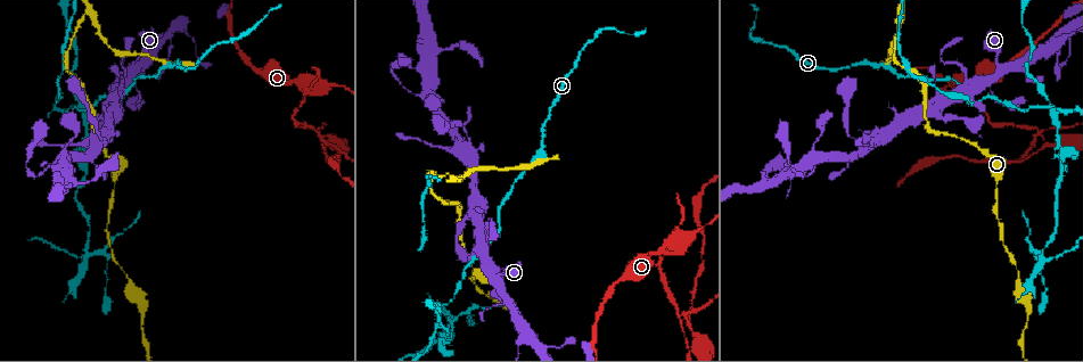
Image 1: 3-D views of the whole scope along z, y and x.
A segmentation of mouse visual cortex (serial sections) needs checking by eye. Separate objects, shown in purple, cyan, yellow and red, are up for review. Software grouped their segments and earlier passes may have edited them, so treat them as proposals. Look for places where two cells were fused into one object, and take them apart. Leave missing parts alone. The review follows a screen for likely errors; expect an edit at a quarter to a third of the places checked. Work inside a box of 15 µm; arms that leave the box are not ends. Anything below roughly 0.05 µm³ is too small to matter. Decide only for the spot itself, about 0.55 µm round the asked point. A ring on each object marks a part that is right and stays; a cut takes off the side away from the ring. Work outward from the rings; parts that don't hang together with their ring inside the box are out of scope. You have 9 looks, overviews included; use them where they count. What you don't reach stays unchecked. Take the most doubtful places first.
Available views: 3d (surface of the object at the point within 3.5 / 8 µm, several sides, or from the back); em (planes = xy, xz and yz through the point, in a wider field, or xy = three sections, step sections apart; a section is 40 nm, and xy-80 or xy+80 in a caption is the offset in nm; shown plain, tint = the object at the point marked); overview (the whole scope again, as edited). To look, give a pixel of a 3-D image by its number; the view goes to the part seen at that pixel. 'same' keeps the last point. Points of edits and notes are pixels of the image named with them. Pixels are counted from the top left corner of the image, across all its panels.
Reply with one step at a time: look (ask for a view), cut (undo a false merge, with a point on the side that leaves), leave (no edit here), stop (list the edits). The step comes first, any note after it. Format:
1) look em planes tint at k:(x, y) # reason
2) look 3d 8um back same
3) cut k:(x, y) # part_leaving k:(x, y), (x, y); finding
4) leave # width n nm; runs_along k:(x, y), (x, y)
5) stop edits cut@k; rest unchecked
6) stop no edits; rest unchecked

look 3d 3.5um at 1:(1049, 108) # four arms meet

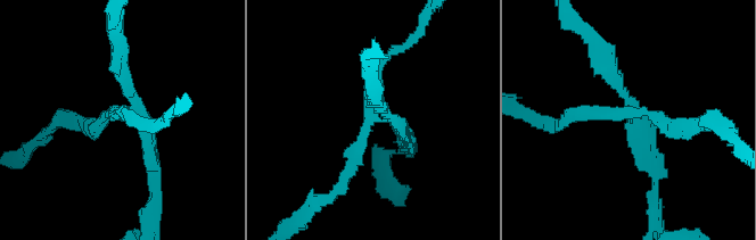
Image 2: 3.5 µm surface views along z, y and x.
look em xy step 5 tint at 2:(380, 119) # arms 4; arm_widths 150, 200, 200, 200 nm; shape alone is not enough

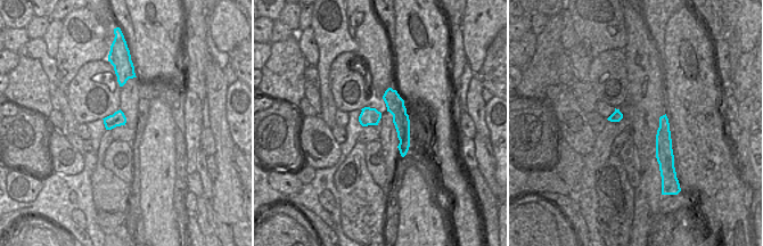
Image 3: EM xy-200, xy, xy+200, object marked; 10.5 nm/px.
look em xy step 2 tint same # another direction

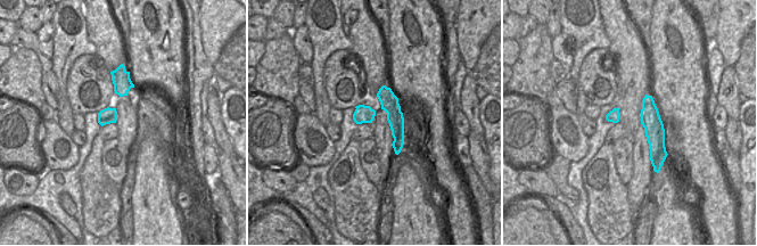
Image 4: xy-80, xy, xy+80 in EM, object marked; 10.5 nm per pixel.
cut 2:(635, 145) # part_leaving 2:(388, 122), (402, 130), (405, 145); two cells meet here

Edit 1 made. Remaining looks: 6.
look 3d 3.5um back at 1:(682, 241) # thick turns thin

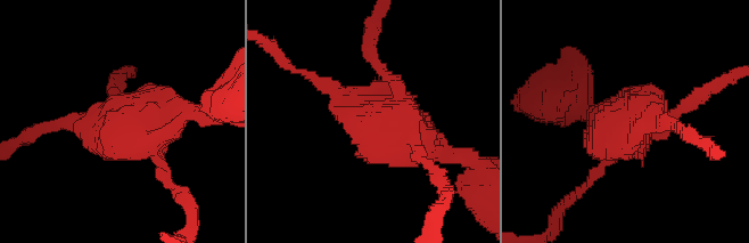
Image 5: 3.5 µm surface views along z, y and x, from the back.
look em xy step 2 tint at 5:(626, 123)

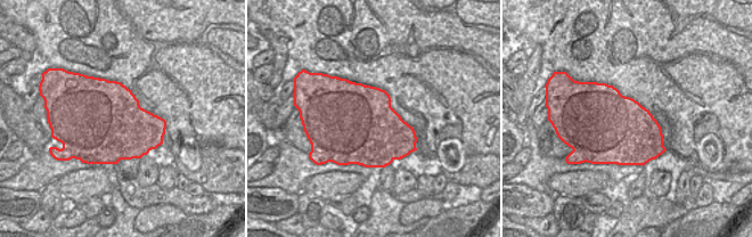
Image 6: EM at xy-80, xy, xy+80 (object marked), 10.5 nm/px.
cut 5:(697, 90) # part_leaving 5:(157, 159), (189, 201), (192, 226); two cells meet here

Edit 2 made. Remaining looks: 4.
look overview # see it whole again

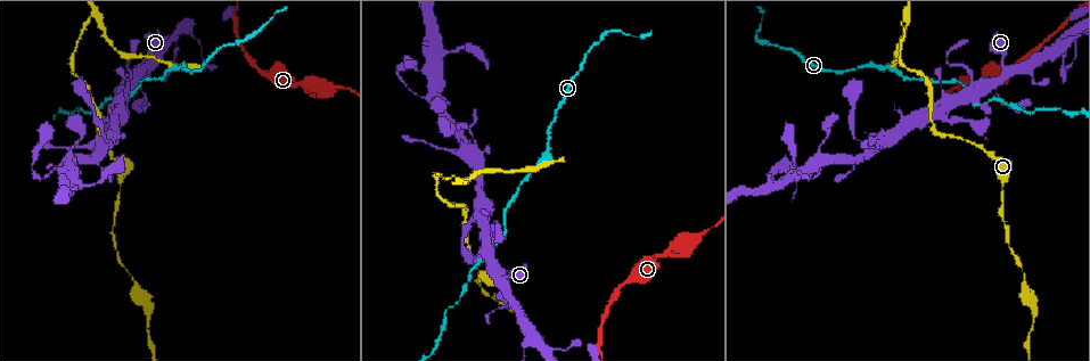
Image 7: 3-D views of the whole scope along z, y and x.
look 3d 3.5um at 7:(627, 282) # calibre changes

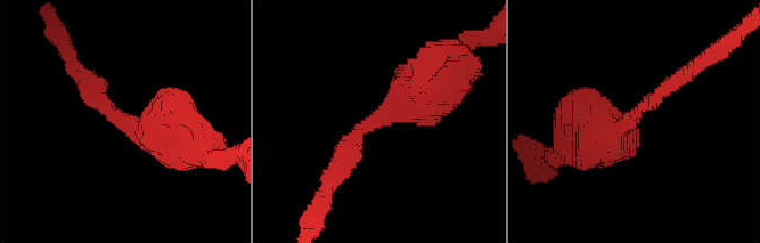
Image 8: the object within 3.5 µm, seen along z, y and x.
look em planes plain at 8:(124, 118) # arm_widths 200, 600 nm

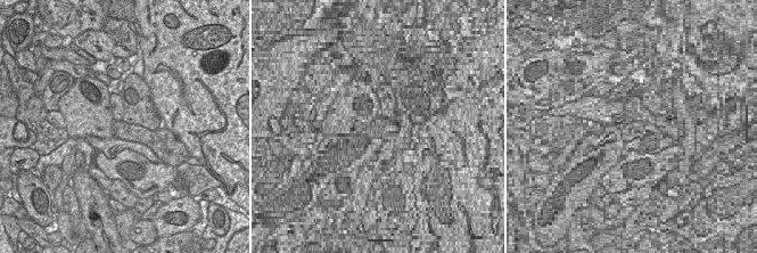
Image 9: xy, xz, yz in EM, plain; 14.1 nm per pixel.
look em planes tint same # with the object marked

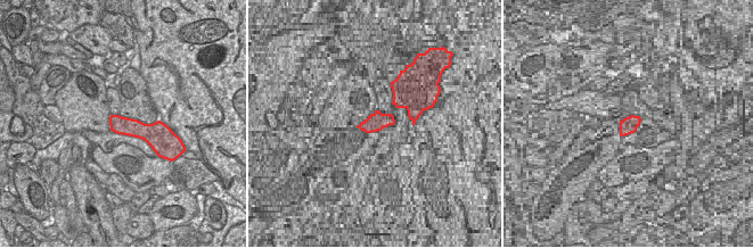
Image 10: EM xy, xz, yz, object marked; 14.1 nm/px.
leave # runs_along 8:(436, 80), (356, 132), (338, 168); continuous, no second cell

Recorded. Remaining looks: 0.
stop edits cut@2, cut@5; rest unchecked

